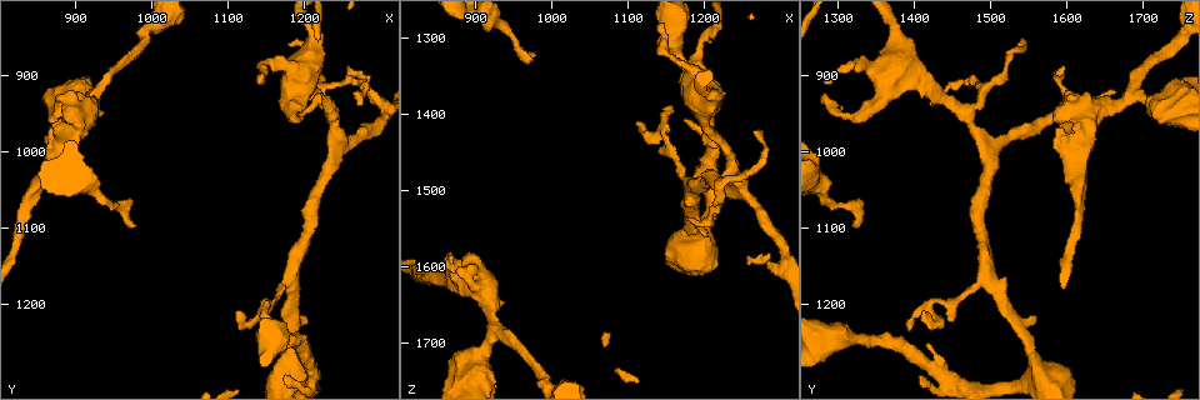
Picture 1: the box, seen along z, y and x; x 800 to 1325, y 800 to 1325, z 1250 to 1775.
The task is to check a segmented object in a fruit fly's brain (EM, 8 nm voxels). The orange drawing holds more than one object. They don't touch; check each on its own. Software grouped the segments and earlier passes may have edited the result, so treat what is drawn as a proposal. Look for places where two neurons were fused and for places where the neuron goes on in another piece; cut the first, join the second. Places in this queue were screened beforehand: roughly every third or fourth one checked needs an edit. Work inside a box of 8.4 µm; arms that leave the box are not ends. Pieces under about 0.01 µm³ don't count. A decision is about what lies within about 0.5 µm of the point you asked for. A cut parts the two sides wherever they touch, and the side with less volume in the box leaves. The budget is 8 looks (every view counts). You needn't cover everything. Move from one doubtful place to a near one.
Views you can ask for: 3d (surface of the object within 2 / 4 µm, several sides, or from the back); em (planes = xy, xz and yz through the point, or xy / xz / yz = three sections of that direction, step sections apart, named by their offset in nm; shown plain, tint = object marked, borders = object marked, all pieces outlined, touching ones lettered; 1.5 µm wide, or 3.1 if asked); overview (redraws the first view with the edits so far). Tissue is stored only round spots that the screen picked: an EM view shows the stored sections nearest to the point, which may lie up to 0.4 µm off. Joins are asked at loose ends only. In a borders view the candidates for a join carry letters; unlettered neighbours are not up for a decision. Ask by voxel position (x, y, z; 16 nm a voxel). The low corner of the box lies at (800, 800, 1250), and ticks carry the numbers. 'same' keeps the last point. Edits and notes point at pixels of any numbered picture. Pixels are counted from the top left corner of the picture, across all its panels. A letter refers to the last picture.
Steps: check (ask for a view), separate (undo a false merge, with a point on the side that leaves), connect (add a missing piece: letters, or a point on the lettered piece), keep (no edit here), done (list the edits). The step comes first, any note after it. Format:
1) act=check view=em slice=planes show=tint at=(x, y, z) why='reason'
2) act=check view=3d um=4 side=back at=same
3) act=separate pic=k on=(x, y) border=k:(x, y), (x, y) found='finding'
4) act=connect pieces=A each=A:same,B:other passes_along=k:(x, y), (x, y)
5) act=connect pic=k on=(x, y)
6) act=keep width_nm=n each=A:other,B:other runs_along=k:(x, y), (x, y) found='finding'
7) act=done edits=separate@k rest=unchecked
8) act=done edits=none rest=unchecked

act=check view=3d um=2 at=(975, 1100, 1325) why='branch stops here'

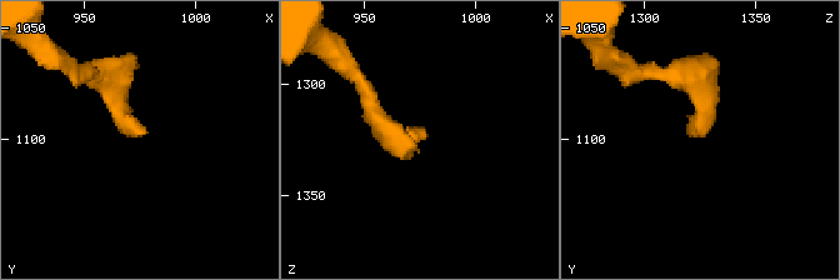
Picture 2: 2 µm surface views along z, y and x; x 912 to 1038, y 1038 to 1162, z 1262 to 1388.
act=check view=em slice=xz step=8 show=tint at=(978, 1096, 1323)

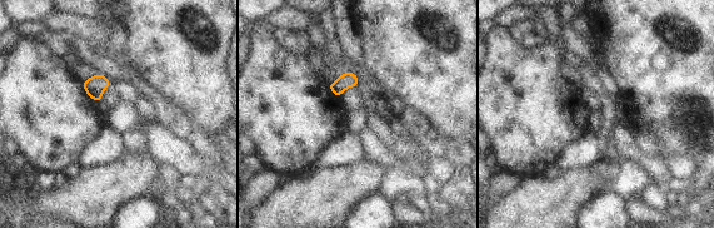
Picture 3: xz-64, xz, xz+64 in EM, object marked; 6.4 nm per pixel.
act=check view=em slice=planes show=borders at=same why='another direction'

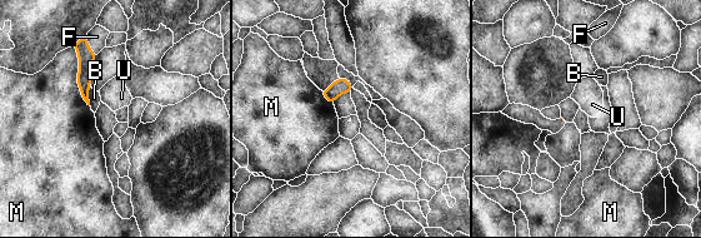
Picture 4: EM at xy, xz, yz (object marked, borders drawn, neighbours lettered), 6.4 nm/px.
act=connect pieces=F longest_contact=M:400nm each=B:other,F:same,M:other,U:other passes_along=4:(85, 55), (89, 46), (96, 36) found='the neuron continues'

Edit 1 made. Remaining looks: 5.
act=check view=3d um=2 at=(1275, 910, 1460) why='sharp bend'

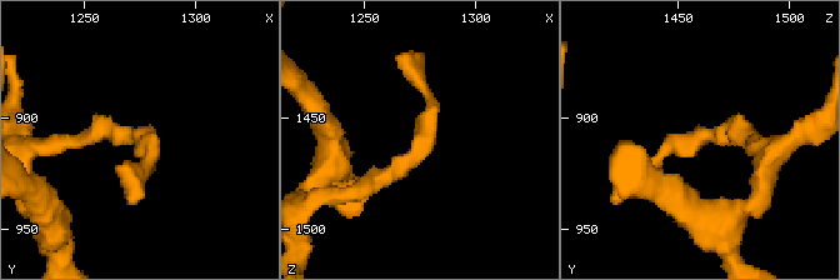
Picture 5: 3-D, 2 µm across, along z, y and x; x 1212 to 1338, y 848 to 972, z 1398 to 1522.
act=check view=em slice=xy step=8 show=tint at=(1276, 909, 1462)

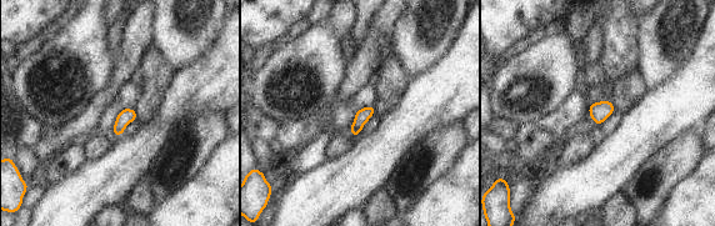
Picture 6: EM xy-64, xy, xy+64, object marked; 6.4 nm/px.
act=check view=em slice=xy step=8 show=borders at=same

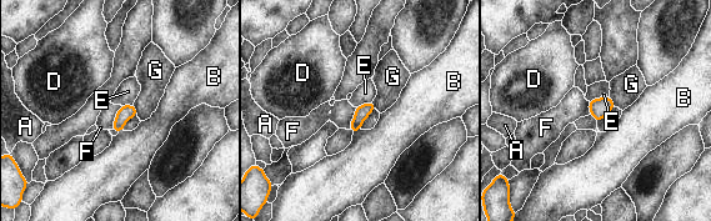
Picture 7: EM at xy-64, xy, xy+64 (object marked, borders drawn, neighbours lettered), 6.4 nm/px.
act=keep width_nm=90 longest_contact=F:170nm each=A:other,B:other,D:other,E:other,F:other,G:other found='all the same neuron'

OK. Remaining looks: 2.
act=done edits=connect@4 rest=unchecked

